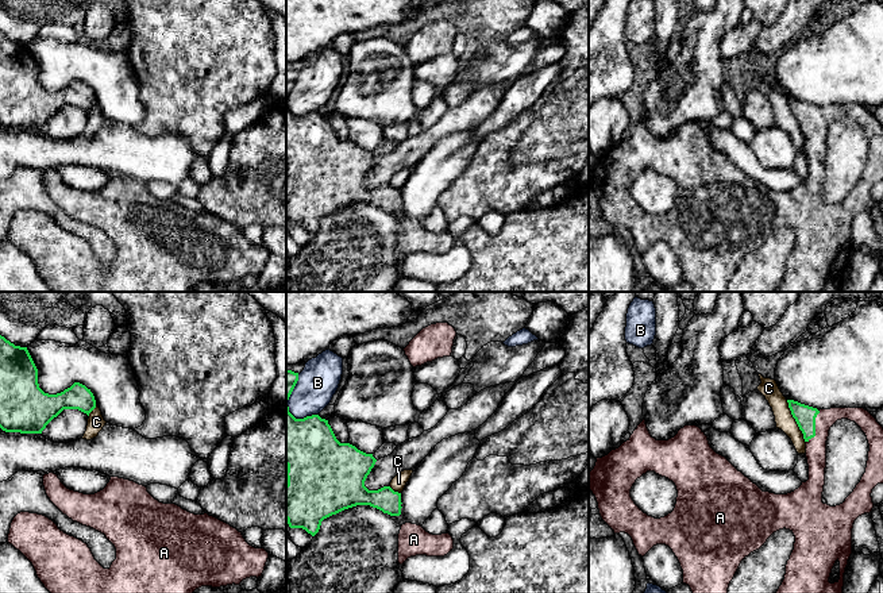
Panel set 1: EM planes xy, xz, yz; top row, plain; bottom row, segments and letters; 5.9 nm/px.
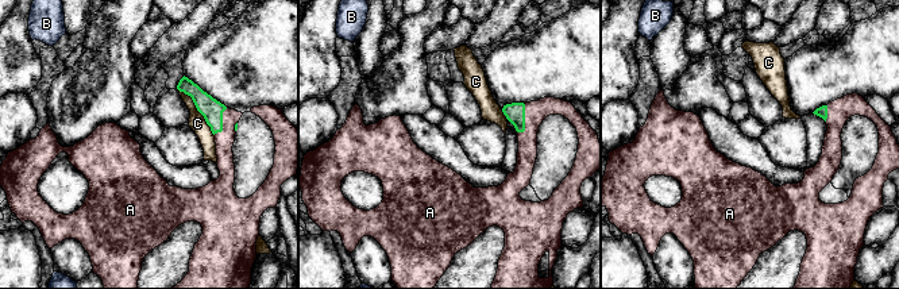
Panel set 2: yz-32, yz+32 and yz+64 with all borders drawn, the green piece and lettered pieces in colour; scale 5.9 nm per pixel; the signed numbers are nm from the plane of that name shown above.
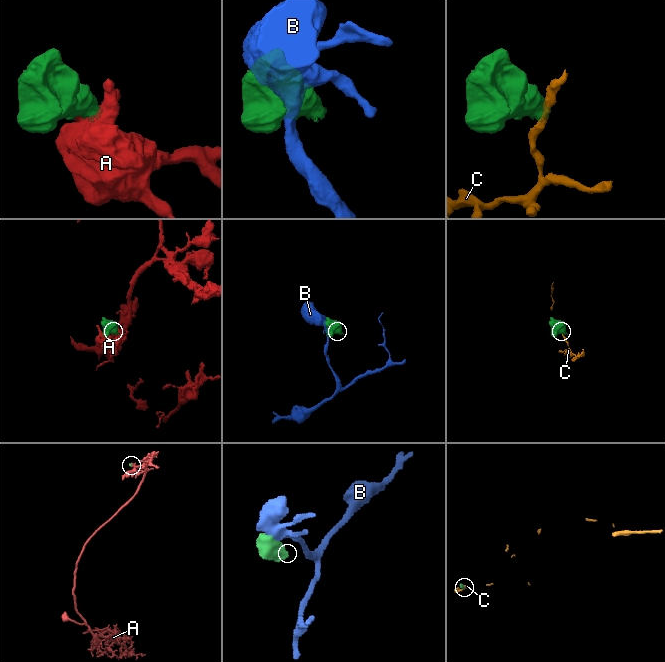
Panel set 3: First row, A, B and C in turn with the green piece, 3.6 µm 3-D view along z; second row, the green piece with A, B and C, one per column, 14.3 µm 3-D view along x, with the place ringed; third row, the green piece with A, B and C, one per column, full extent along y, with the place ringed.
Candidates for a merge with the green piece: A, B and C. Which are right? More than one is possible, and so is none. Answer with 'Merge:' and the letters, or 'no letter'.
Merge: A

